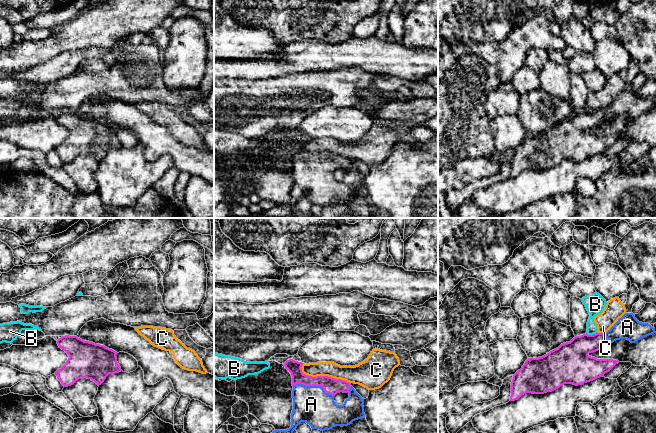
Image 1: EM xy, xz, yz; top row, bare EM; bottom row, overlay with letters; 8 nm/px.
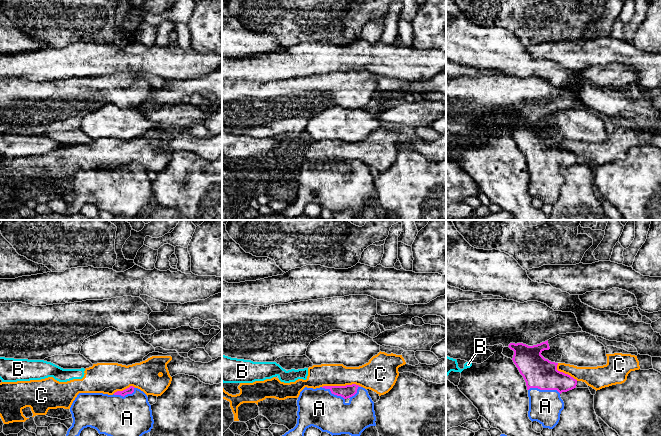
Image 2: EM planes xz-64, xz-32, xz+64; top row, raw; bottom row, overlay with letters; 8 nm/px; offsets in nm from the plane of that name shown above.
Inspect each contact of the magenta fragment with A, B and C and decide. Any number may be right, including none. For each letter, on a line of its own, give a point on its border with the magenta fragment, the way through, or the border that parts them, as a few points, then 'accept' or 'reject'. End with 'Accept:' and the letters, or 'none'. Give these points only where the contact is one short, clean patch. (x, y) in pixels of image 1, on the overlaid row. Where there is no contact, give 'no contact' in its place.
A: xz (314, 385) | accept
B: yz (593, 334) | along yz (586, 332), (588, 334), (597, 333) | reject
C: xz (324, 376) | reject
Accept: A

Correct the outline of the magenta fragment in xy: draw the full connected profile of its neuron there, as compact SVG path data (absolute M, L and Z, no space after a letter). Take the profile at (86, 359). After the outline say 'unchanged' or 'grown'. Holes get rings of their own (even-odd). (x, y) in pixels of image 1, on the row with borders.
M69 335L59 338L57 344L69 356L66 363L55 372L64 387L73 385L81 378L91 379L99 386L109 374L122 371L117 362L117 352L104 345Z; unchanged

